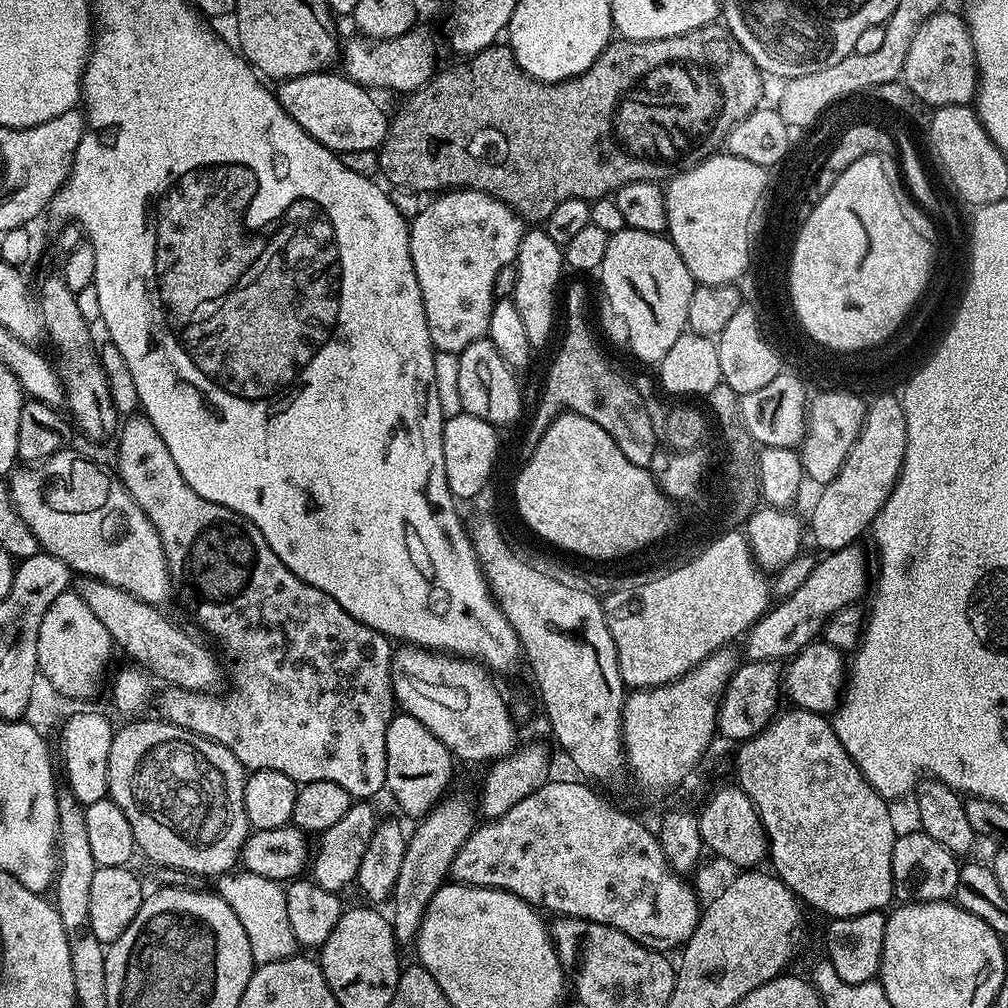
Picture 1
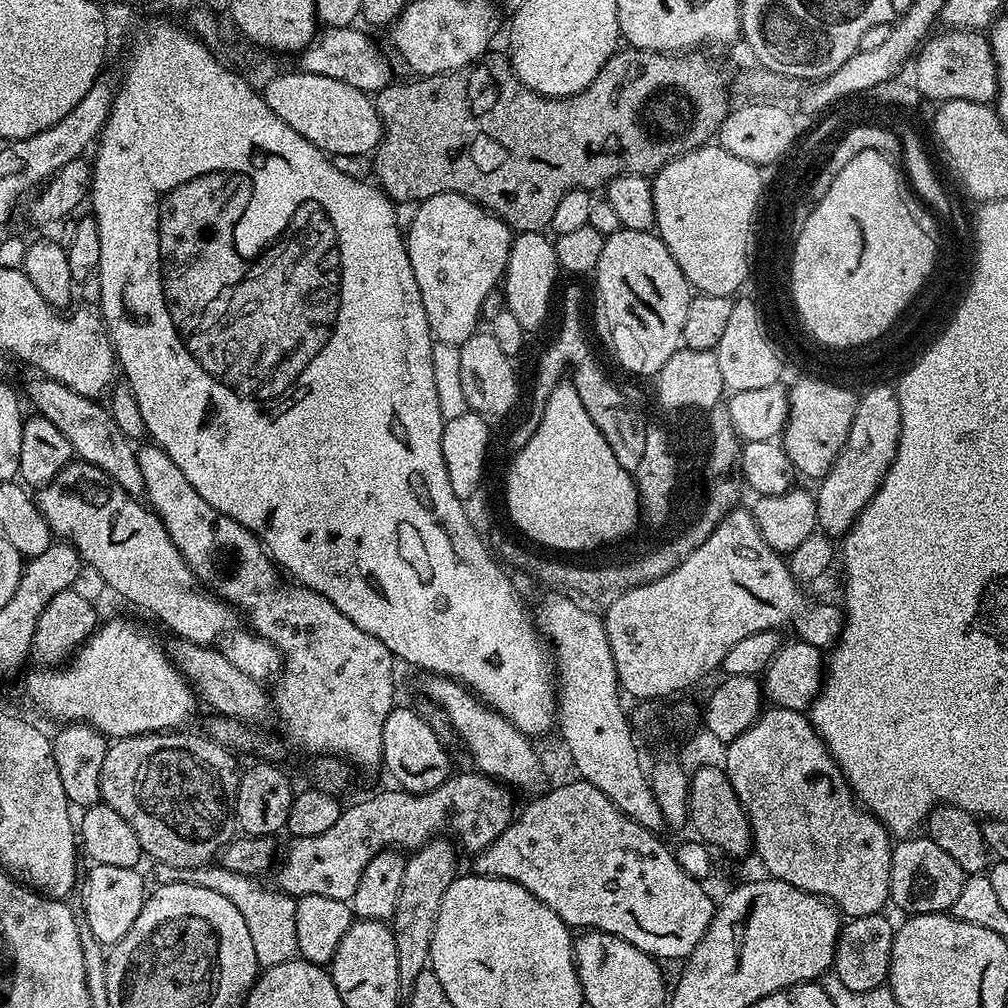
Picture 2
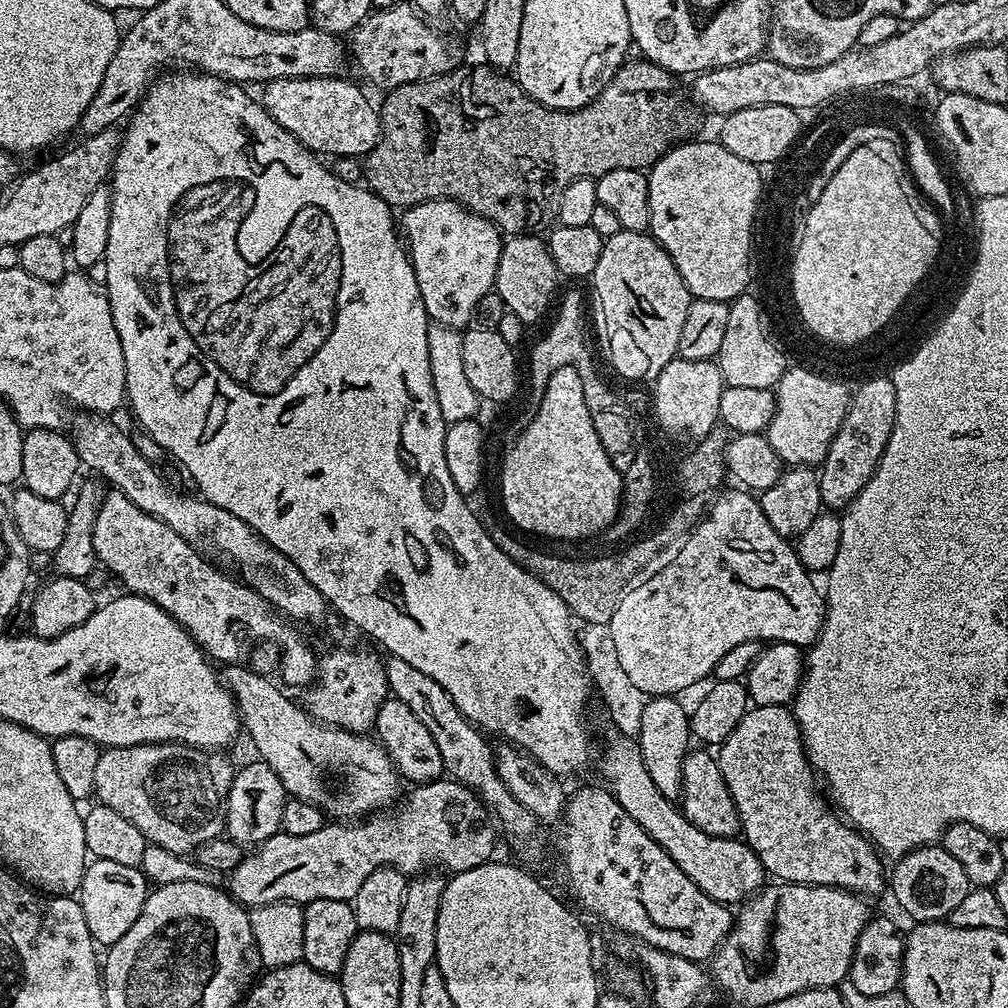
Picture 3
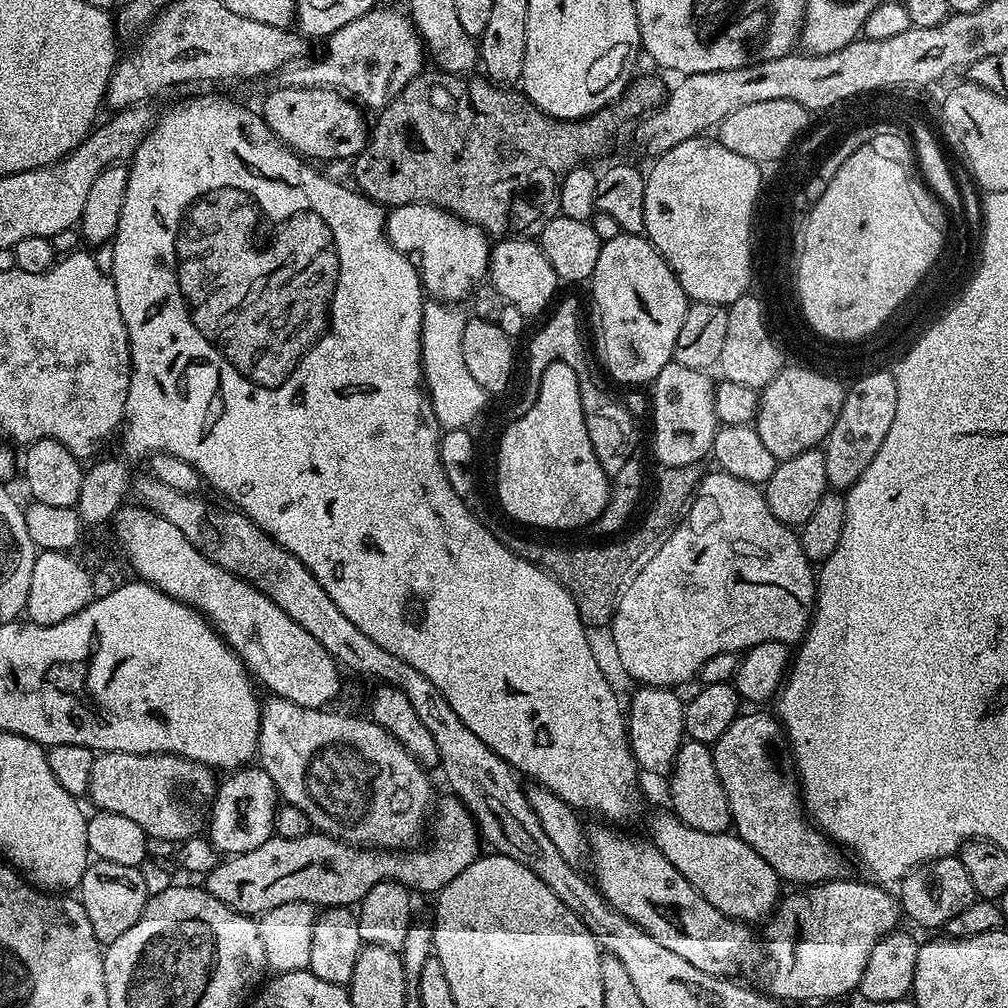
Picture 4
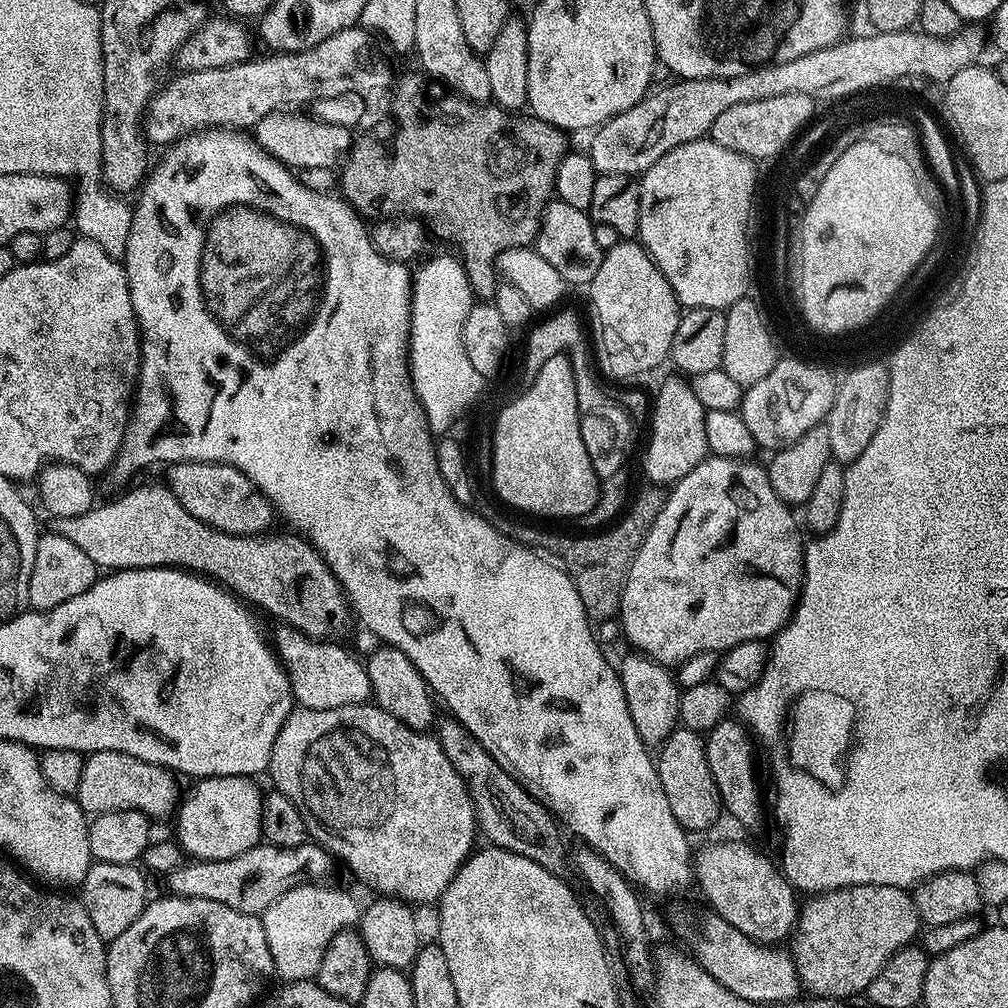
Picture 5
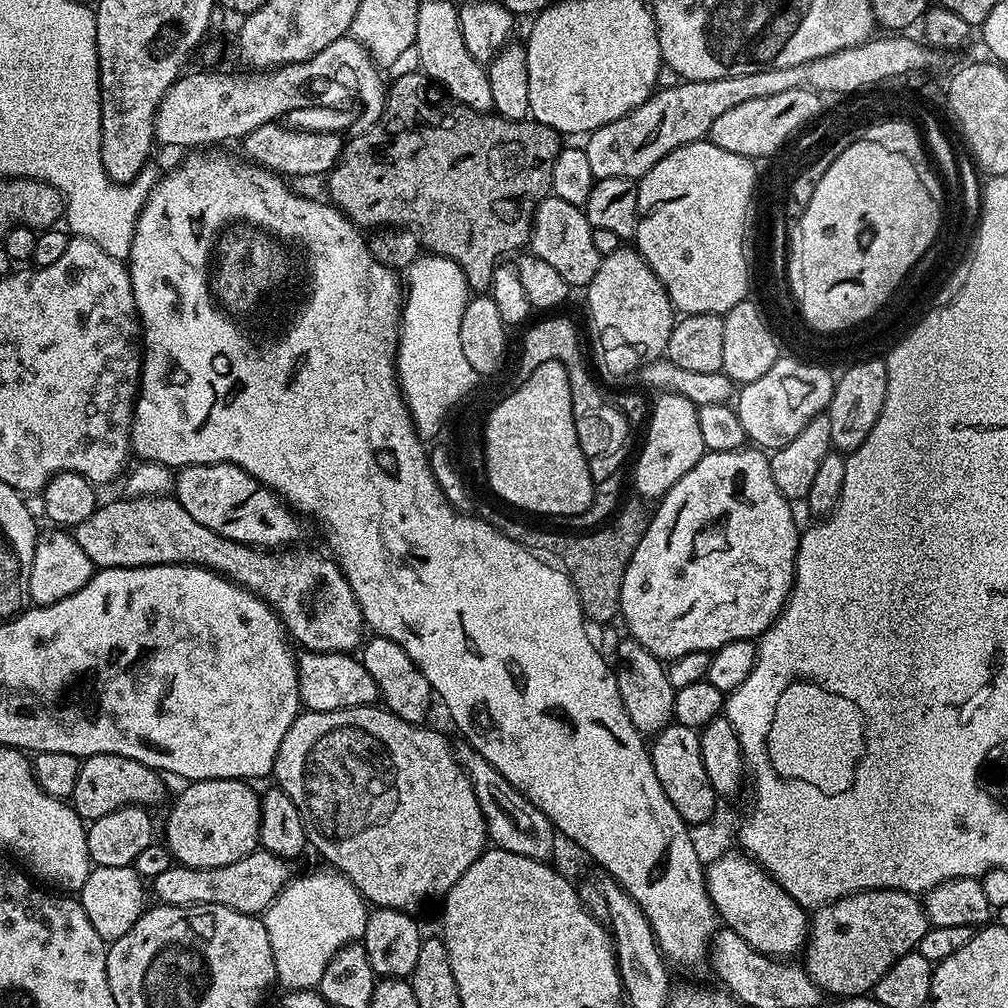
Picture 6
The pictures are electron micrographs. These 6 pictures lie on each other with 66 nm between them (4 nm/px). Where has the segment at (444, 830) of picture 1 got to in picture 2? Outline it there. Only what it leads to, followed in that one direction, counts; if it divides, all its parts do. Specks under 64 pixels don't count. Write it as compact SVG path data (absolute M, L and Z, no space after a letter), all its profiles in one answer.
M433 838L415 849L404 861L402 890L398 893L398 906L394 910L390 927L394 934L394 950L398 950L398 978L401 989L411 990L418 974L429 967L430 942L434 938L434 922L442 906L442 894L457 878L456 852L451 839Z

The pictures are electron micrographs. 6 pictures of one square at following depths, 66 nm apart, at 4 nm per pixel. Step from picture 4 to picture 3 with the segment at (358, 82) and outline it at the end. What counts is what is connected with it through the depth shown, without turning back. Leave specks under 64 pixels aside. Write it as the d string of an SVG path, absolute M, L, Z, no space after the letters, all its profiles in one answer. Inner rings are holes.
M397 2L393 8L373 11L350 33L350 56L354 68L372 84L391 90L403 84L444 76L461 63L460 52L444 36L431 28L411 3ZM460 60L460 61L459 61Z

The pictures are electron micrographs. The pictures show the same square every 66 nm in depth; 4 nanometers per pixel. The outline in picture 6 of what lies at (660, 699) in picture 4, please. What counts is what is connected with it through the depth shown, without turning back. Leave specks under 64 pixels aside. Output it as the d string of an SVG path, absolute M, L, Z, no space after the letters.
M624 638L616 648L614 671L618 682L618 694L622 694L622 706L626 706L630 722L634 722L641 734L661 732L667 724L673 723L672 711L676 689L670 686L667 667L654 654L650 654L646 646L642 646L637 640Z

